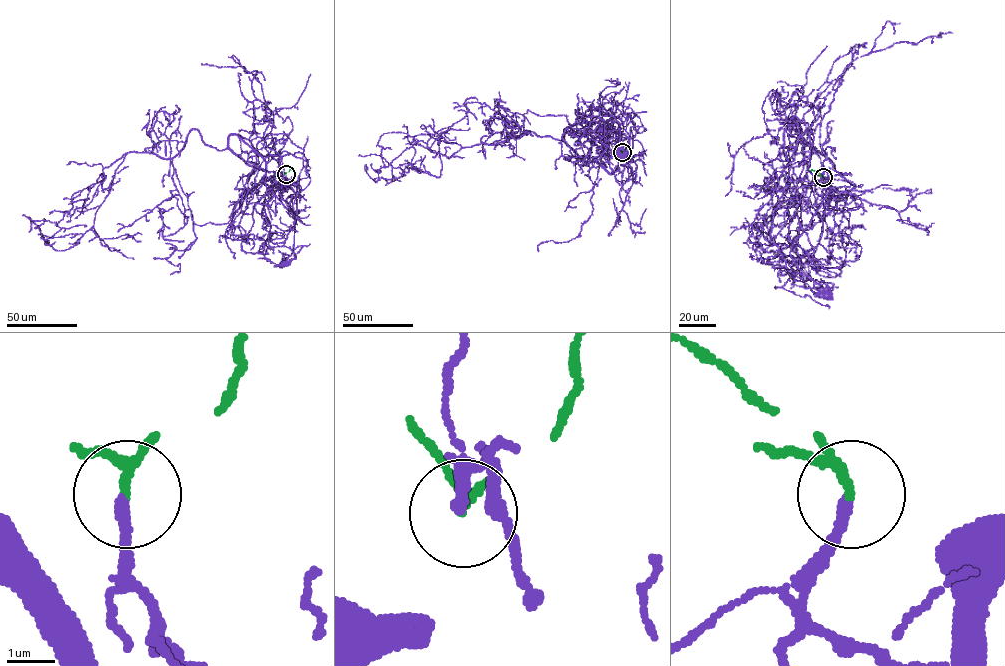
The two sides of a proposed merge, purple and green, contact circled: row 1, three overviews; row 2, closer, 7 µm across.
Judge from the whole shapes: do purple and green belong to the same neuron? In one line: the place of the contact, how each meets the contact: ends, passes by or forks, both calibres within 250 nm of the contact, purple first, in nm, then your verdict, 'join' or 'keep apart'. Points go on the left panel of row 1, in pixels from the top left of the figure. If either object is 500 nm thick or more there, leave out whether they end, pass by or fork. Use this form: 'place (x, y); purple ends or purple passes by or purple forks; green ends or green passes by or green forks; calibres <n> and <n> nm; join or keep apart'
place (286, 174); purple ends; green passes by; calibres 240 and 170 nm; join

